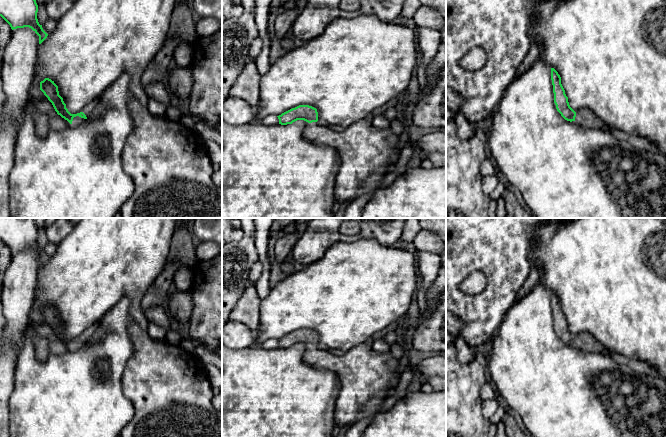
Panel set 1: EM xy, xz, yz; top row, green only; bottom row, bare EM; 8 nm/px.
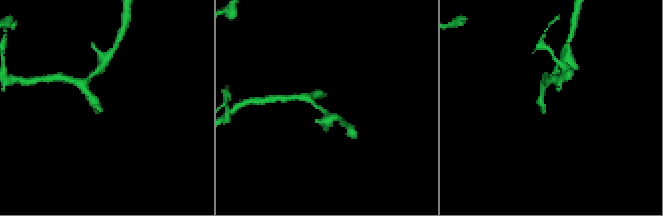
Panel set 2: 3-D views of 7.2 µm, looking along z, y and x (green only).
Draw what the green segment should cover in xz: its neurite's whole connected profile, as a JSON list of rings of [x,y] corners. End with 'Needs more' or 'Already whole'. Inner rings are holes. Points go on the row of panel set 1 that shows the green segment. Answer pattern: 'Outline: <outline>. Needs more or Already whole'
Outline: [[[299,105],[277,116],[279,124],[292,124],[297,120],[307,122],[303,136],[315,145],[329,146],[335,149],[340,158],[340,167],[336,174],[334,197],[337,203],[350,203],[366,193],[380,188],[383,177],[389,172],[390,165],[396,165],[400,150],[399,137],[391,128],[376,128],[372,122],[363,119],[351,124],[344,131],[334,131],[318,121],[317,109],[309,105]]]. Needs more

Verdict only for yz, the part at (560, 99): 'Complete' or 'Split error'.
Split error

